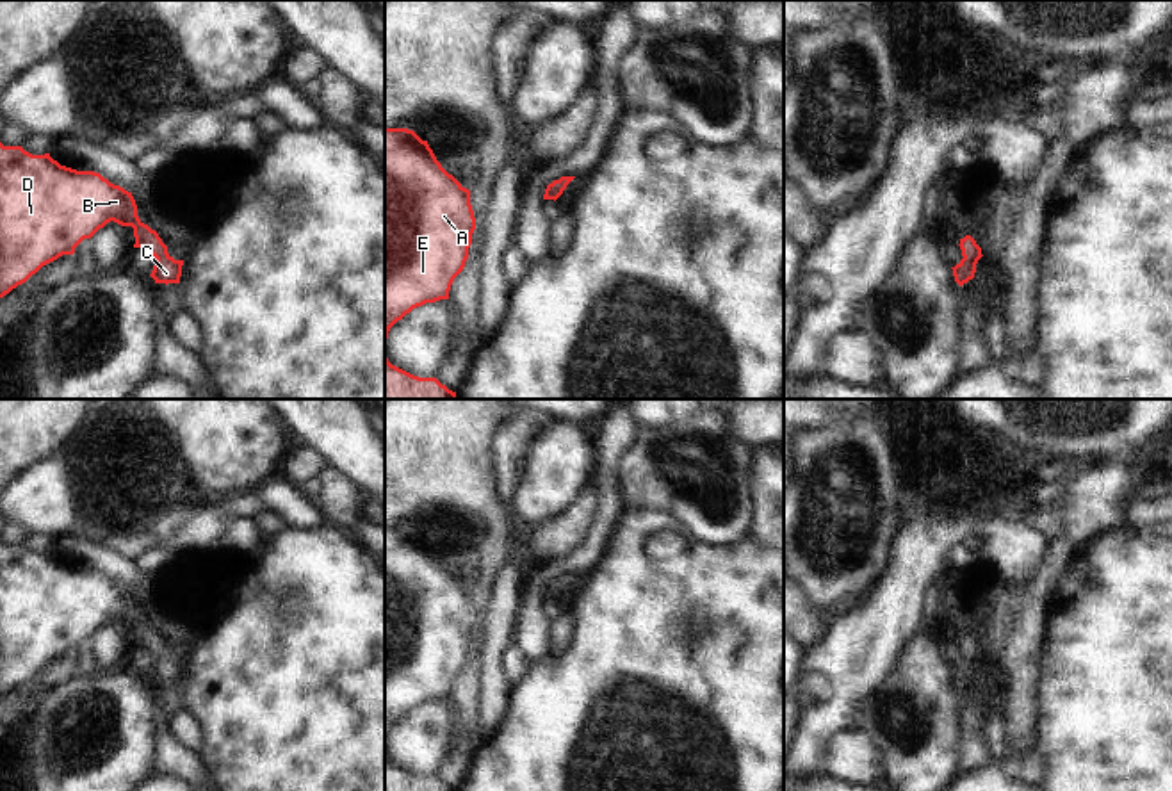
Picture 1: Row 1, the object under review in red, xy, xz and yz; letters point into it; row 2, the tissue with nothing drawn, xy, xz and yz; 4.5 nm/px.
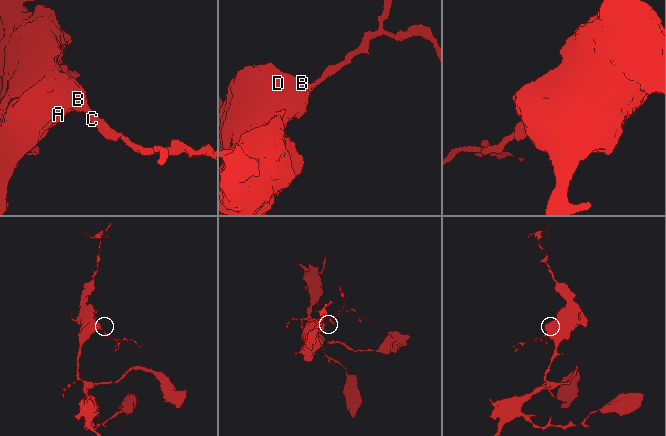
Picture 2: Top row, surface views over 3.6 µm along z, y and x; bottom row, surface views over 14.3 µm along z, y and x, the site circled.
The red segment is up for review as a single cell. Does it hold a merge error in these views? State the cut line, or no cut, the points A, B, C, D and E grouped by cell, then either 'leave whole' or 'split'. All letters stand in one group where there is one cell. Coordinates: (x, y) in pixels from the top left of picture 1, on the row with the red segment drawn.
no cut | A B C D E | leave whole

